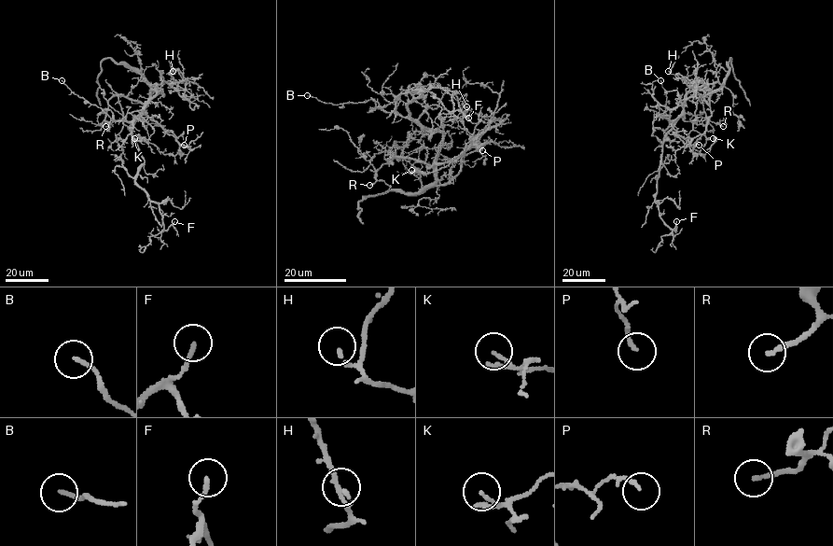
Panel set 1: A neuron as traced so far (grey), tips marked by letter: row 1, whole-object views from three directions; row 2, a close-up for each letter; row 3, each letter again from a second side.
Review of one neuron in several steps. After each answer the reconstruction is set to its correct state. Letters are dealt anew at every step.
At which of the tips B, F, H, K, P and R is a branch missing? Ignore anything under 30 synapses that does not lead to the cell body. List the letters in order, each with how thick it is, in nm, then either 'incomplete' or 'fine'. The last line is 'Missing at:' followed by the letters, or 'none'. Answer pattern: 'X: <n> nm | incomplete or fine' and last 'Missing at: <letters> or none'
B: 160 nm | fine
F: 160 nm | fine
H: 120 nm | fine
K: 100 nm | fine
P: 150 nm | fine
R: 160 nm | fine
Missing at: none

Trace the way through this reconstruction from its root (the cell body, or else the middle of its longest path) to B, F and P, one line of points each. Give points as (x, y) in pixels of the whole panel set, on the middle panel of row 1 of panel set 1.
B: (425, 127), (420, 127), (395, 112), (386, 112), (371, 100), (333, 104), (307, 95)
F: (425, 127), (410, 116), (408, 104), (423, 95), (413, 90), (442, 88), (451, 95), (453, 114), (468, 118)
P: (425, 127), (443, 134), (438, 156), (435, 164), (429, 168), (454, 160), (476, 138), (482, 150)

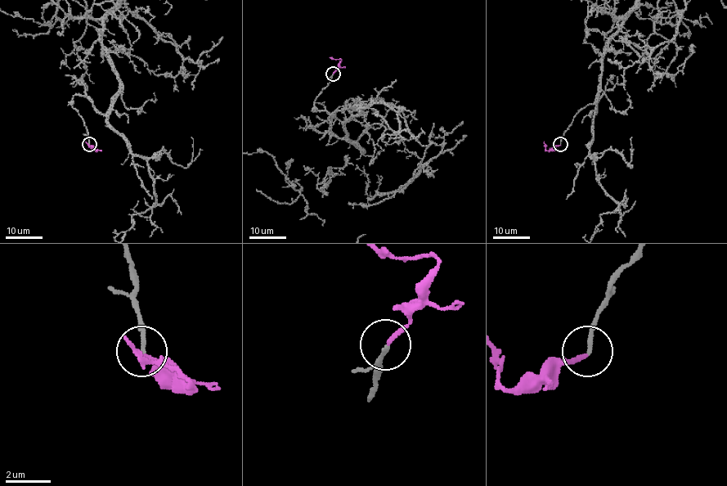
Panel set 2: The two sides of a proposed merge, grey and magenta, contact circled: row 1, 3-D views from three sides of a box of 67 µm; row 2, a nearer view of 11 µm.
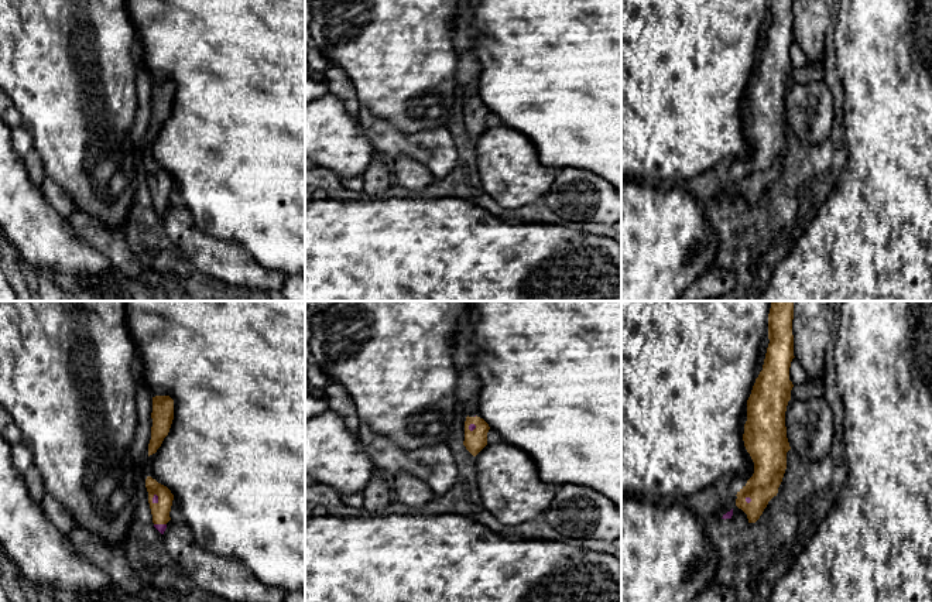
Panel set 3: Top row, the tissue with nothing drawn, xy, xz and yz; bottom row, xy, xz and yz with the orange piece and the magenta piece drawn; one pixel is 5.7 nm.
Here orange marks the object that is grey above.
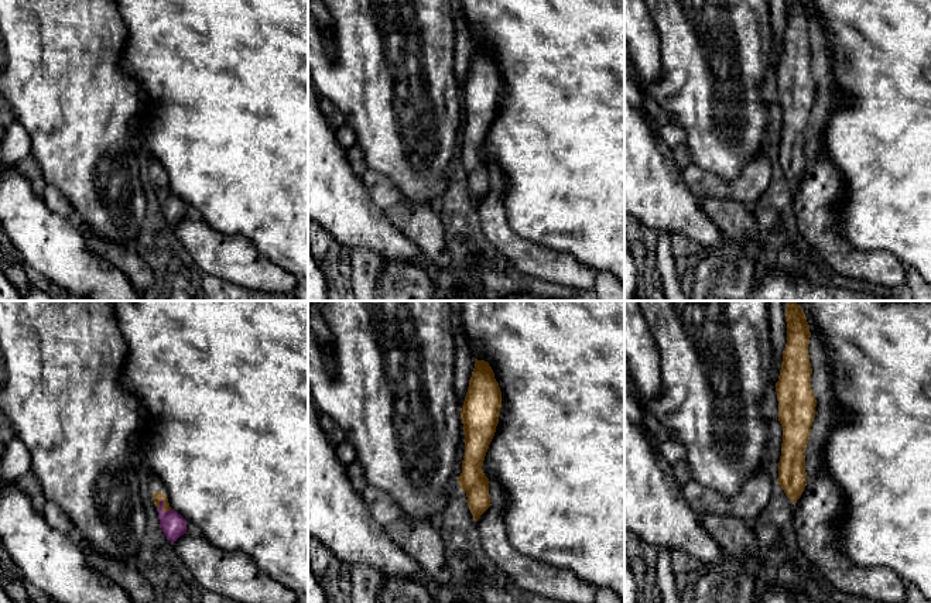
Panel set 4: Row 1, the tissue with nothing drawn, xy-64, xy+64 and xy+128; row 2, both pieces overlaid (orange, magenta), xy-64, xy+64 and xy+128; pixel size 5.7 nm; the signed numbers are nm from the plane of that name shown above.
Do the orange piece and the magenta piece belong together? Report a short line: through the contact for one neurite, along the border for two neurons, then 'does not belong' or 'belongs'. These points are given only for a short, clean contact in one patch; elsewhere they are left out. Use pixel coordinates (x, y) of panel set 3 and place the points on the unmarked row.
xy (160, 194), (158, 183), (156, 181) | belongs

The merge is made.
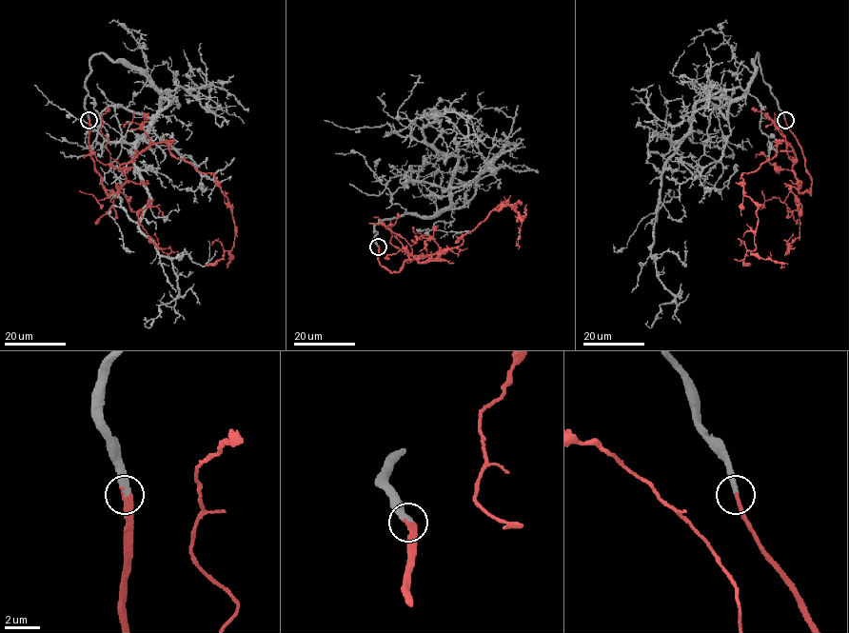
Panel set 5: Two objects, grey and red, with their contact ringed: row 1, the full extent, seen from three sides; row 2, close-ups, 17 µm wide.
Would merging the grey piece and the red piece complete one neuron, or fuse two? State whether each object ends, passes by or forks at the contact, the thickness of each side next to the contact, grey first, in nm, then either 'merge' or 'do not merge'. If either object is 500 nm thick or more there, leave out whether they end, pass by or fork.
grey ends | red ends | 380/320 nm | merge

